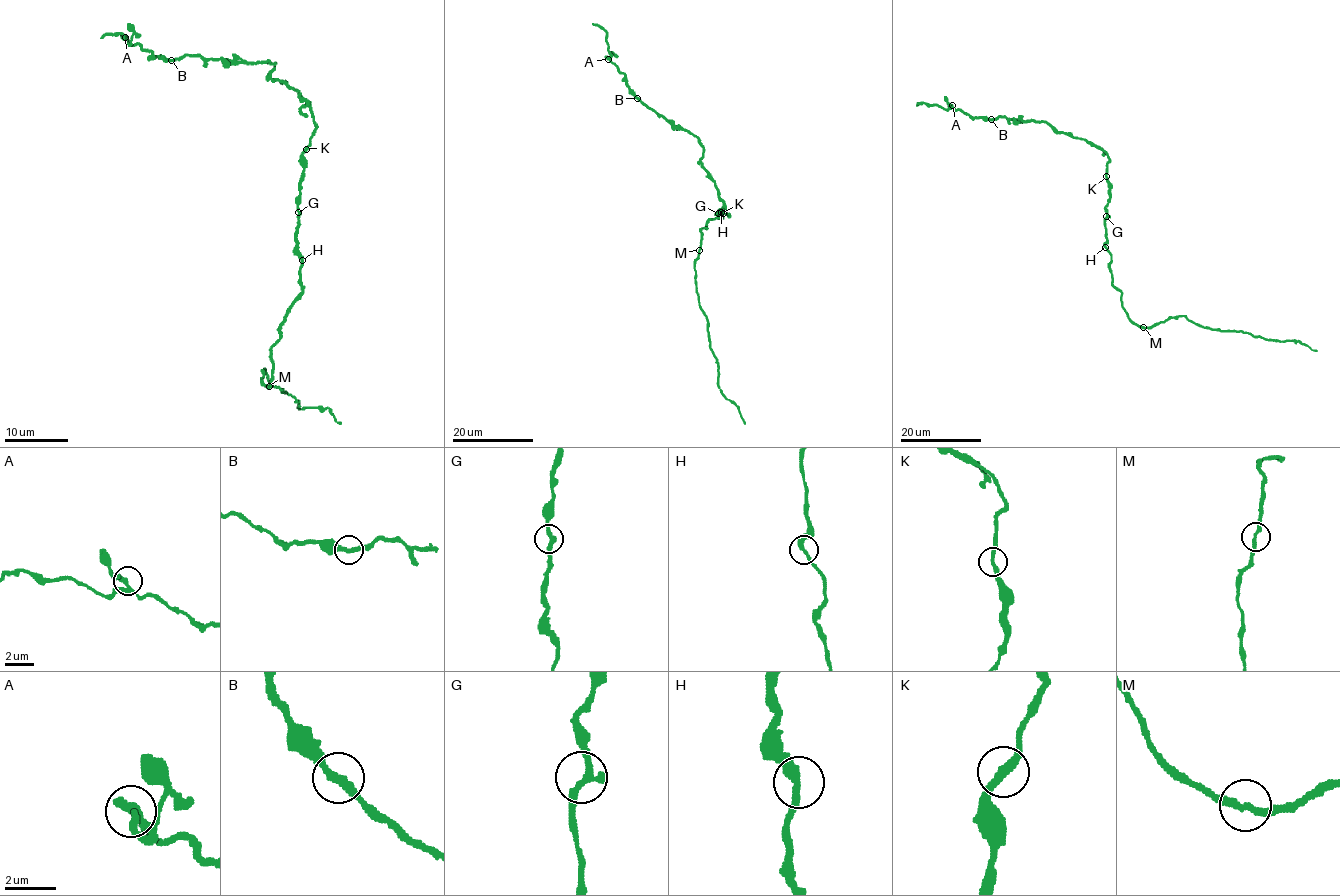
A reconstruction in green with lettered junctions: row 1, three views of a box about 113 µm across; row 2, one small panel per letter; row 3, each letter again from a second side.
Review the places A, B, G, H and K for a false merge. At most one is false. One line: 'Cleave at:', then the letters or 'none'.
Cleave at: none

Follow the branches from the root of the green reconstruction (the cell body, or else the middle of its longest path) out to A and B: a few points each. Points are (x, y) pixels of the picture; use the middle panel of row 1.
A: (718, 213), (729, 215), (715, 182), (702, 164), (700, 140), (647, 108), (629, 87), (626, 76), (608, 59)
B: (718, 213), (729, 215), (715, 182), (702, 164), (700, 140), (677, 129), (637, 98)

